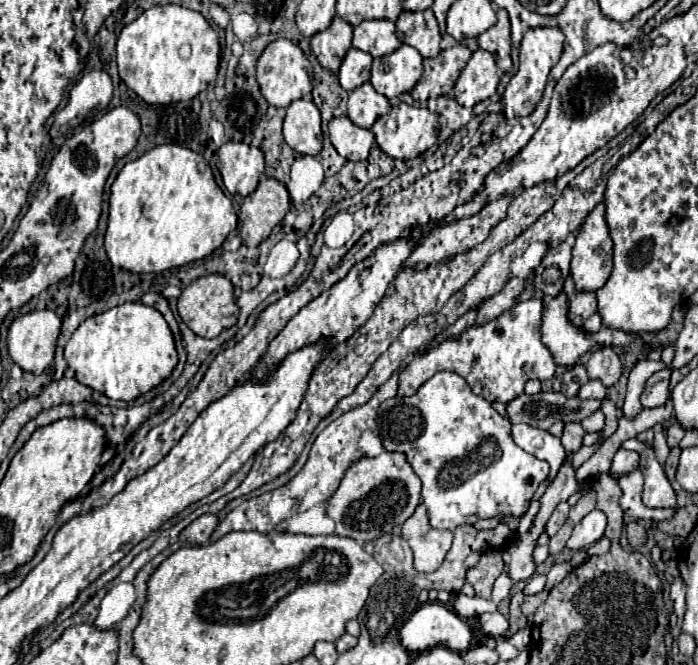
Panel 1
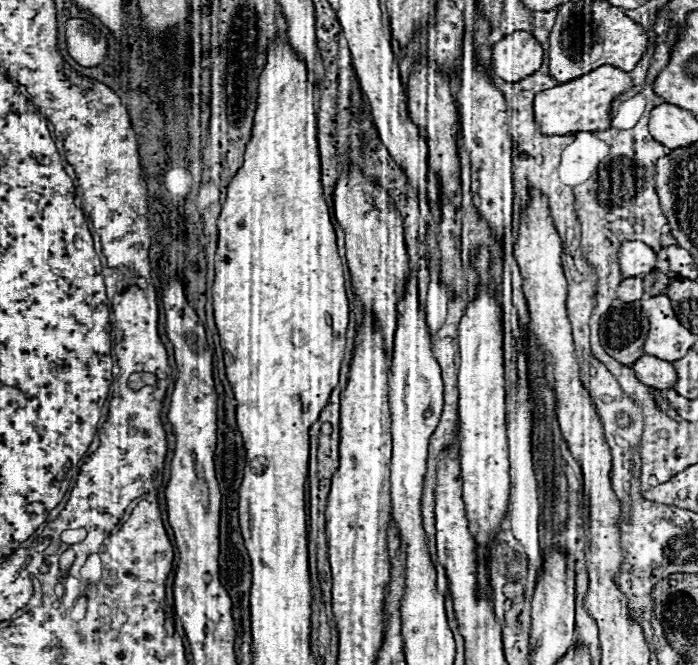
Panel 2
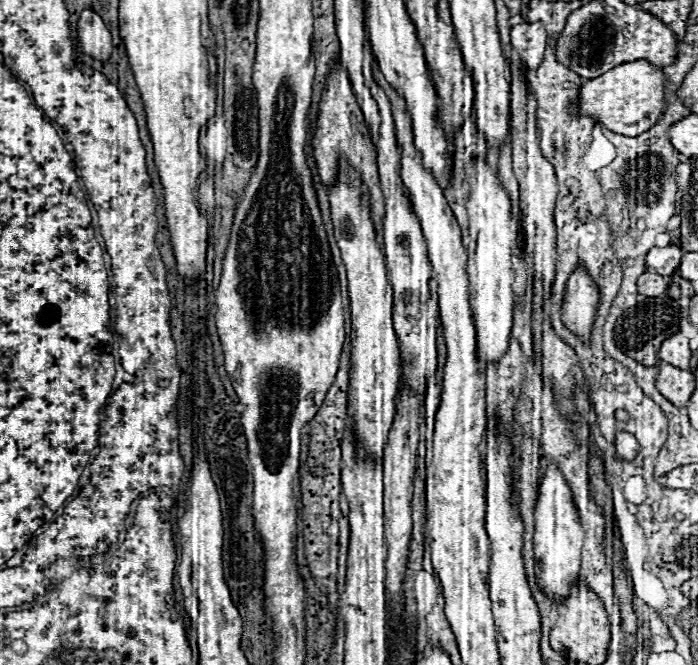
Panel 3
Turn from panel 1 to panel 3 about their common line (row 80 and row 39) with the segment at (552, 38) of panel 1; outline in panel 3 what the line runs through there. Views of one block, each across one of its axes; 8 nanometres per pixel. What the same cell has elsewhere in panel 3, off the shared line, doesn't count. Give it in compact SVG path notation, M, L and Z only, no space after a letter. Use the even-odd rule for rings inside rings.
M540 22L516 24L510 32L510 44L520 56L520 62L526 70L536 70L542 64L546 48L546 30Z

